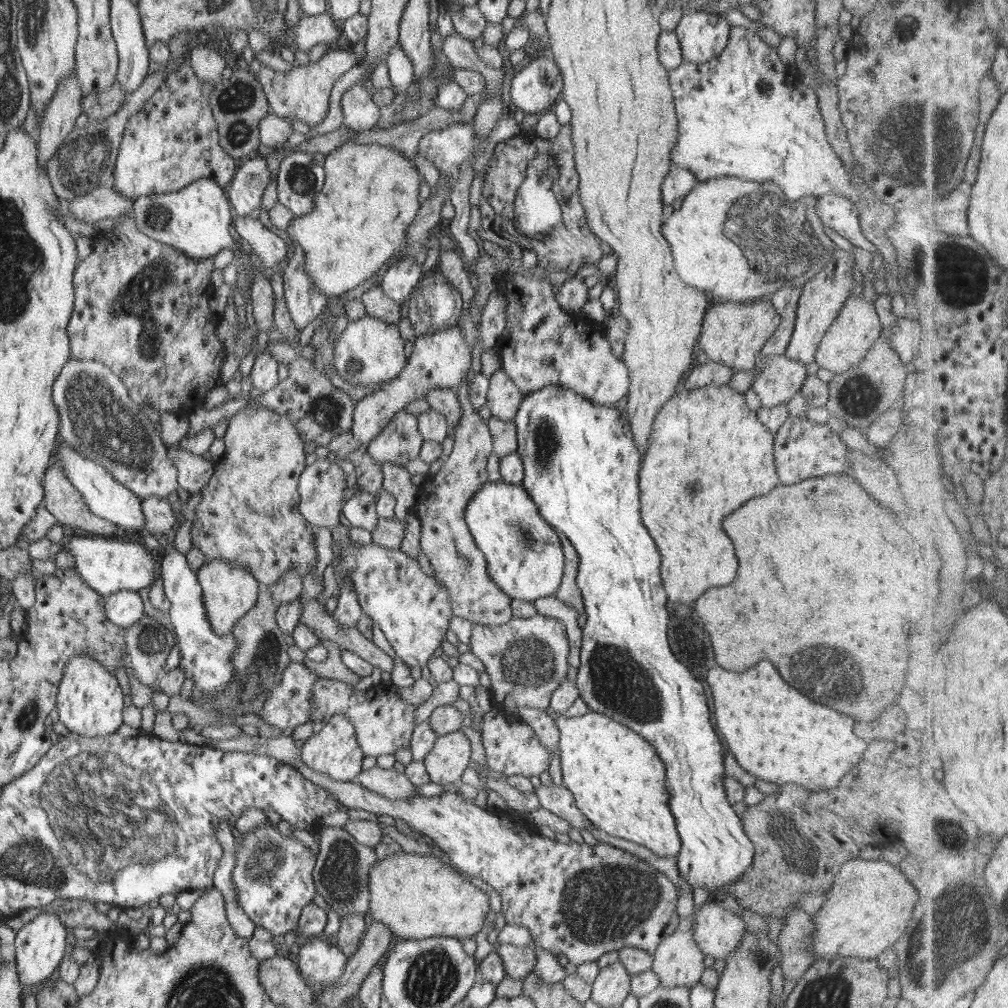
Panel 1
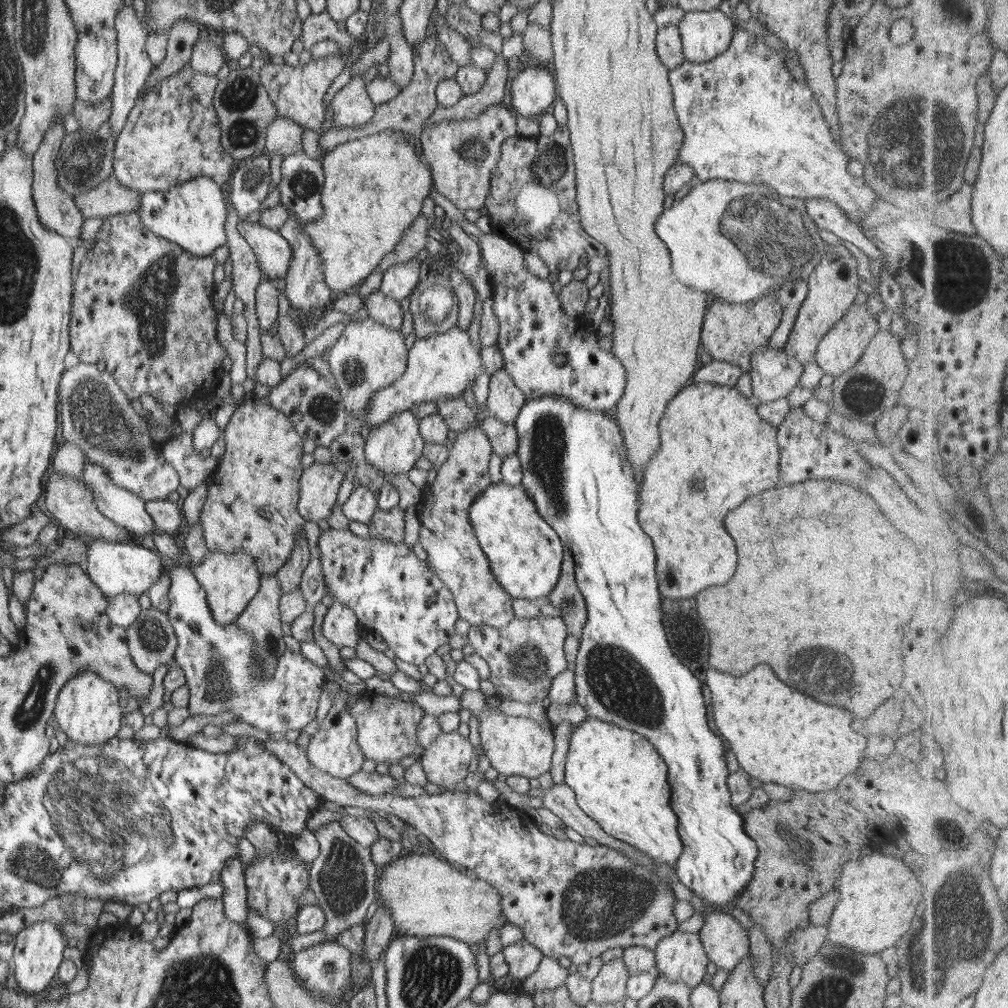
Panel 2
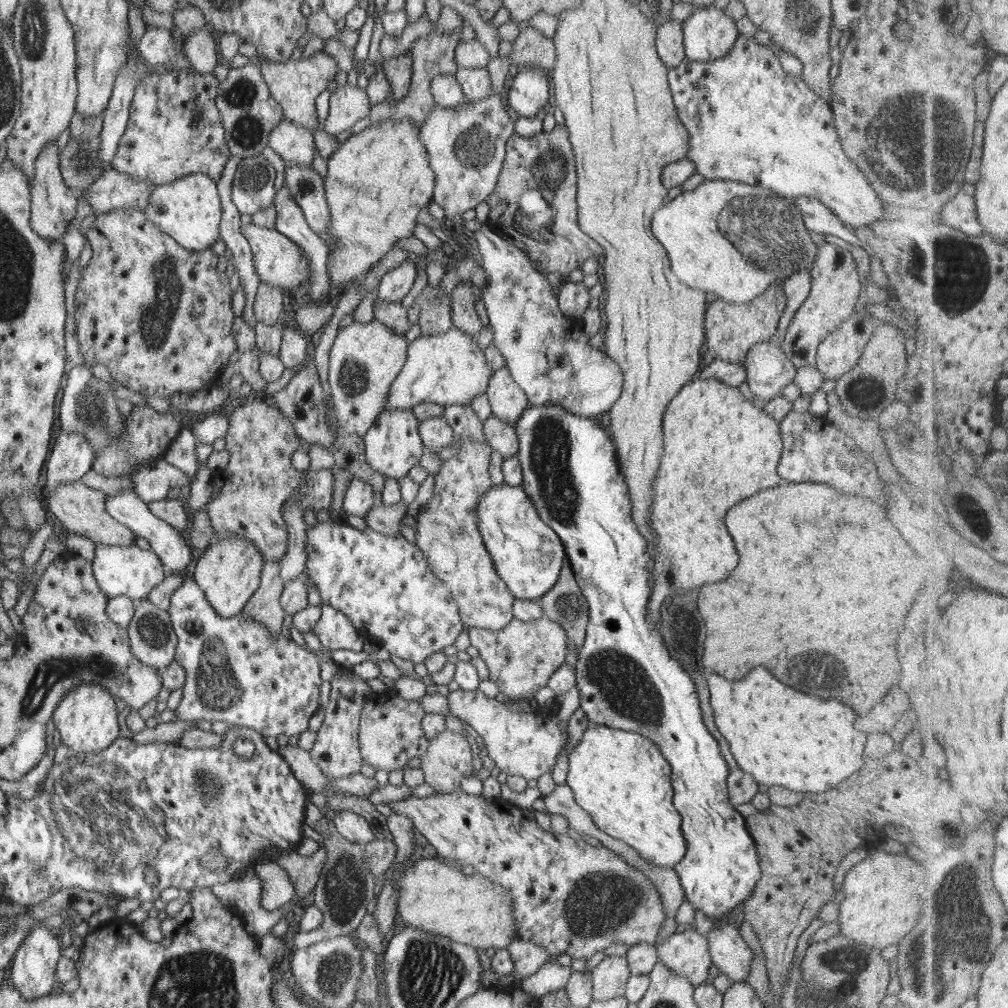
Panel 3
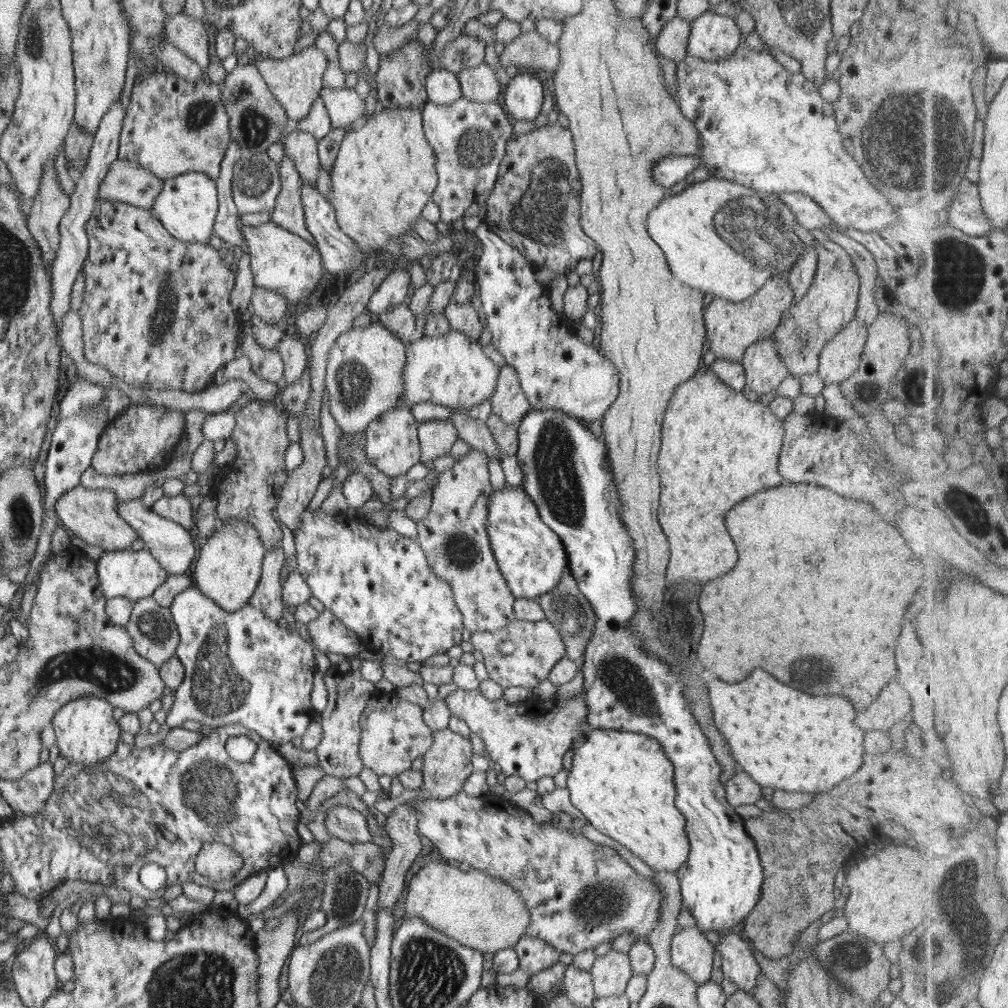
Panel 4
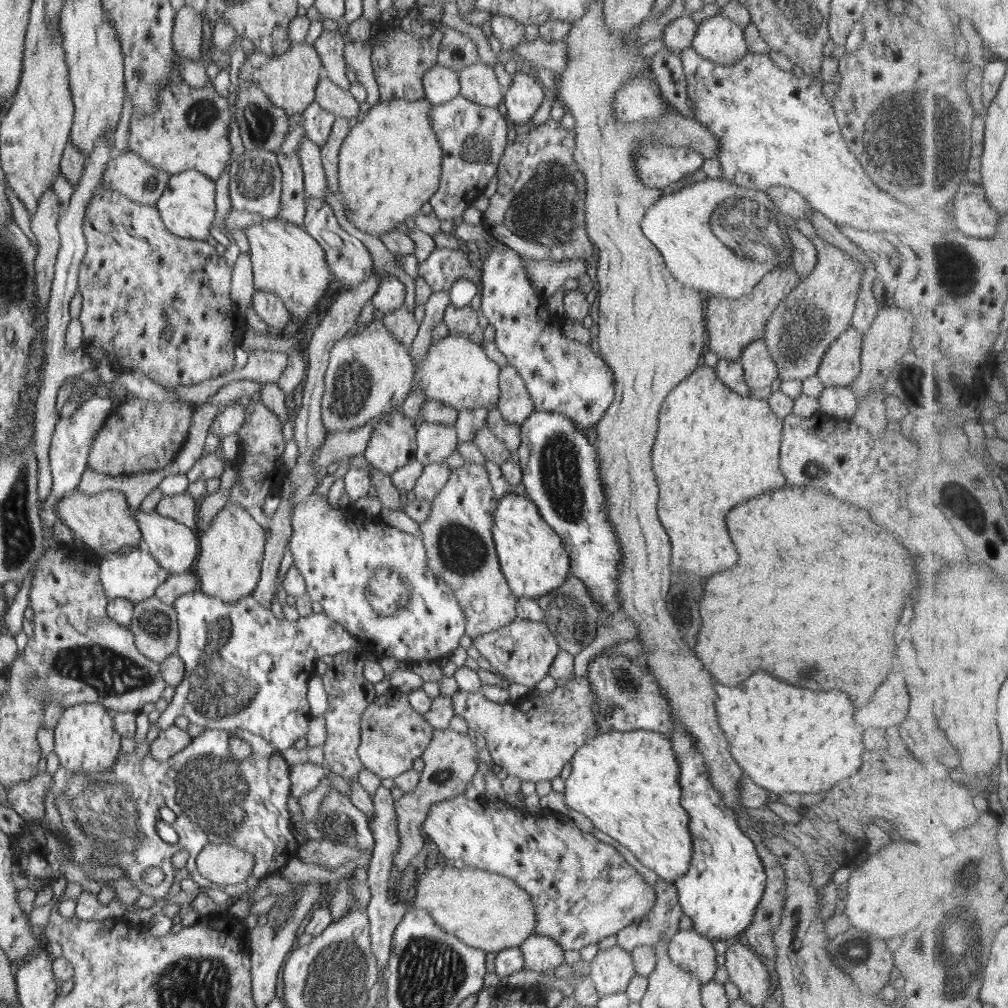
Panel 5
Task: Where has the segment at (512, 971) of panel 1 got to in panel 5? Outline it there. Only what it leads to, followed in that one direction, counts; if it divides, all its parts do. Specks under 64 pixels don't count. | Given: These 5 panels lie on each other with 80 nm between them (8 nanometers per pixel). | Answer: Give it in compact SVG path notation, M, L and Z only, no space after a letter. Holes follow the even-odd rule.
M529 935L519 946L523 967L533 972L550 974L563 962L563 950L547 936Z

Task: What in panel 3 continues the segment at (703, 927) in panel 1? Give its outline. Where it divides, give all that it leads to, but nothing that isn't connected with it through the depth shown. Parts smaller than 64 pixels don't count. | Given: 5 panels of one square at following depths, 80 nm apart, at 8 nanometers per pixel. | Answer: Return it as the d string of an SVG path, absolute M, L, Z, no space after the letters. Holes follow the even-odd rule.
M725 918L713 922L706 939L712 964L731 982L746 981L753 954L739 935L736 922Z

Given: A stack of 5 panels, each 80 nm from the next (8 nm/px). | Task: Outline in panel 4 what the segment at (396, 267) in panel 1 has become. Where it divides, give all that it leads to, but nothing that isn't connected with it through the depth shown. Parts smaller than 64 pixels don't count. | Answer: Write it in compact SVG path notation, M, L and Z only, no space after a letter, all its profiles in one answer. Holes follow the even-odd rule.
M397 267L385 275L381 285L373 289L366 304L369 313L379 314L387 308L404 303L410 276L406 268Z

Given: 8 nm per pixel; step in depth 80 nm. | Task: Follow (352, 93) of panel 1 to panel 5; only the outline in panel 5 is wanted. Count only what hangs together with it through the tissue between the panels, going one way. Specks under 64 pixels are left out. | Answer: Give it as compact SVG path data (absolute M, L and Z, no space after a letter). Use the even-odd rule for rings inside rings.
M324 73L318 78L314 101L337 118L355 121L360 117L358 102L353 99L351 93L335 86Z

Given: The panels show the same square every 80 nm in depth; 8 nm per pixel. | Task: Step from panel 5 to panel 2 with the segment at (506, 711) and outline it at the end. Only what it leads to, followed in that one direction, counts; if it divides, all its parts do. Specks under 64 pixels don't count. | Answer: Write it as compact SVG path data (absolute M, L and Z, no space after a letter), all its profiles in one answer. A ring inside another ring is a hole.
M465 689L460 696L460 709L465 708L471 716L477 716L479 743L491 768L499 776L523 776L527 779L537 779L541 774L548 773L555 748L554 730L530 726L522 716L503 714L496 709L495 703L479 690Z

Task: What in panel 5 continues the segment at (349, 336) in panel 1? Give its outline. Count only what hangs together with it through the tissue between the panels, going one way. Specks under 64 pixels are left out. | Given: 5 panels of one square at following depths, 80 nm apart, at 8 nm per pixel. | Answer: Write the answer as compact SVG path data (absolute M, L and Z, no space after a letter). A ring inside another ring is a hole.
M371 322L352 339L339 339L328 352L321 394L321 420L330 432L363 426L377 416L395 411L408 396L414 363L407 346L398 343L381 322Z

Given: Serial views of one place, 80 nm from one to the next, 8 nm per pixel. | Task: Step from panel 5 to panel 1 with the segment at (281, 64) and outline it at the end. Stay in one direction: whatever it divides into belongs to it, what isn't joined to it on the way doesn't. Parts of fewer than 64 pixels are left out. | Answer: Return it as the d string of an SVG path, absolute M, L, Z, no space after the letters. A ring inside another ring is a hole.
M333 46L315 63L309 63L307 66L294 65L287 73L261 67L255 77L261 84L268 106L274 115L289 120L296 118L312 127L321 124L321 120L325 118L327 98L333 82L356 63L351 52L341 51Z

